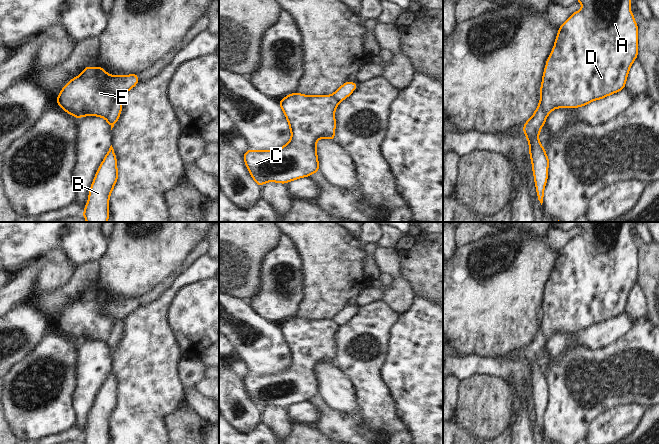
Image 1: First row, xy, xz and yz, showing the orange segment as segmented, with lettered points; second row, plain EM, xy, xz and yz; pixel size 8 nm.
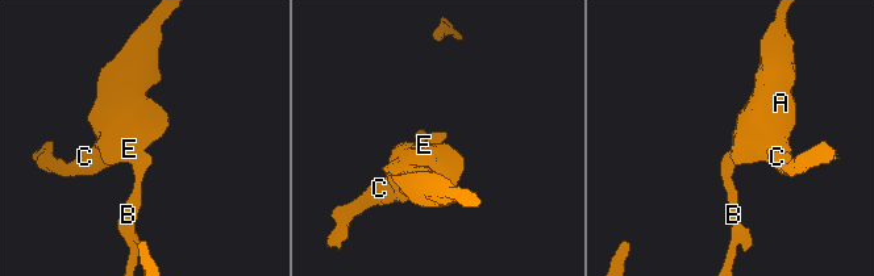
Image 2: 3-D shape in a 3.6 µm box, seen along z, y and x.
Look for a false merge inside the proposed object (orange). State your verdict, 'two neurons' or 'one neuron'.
two neurons

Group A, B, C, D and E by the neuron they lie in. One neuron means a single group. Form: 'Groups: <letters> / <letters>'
Groups: A C D E / B

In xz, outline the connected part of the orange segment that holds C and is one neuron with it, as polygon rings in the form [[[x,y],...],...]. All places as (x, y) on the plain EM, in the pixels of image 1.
[[[294,316],[279,325],[288,345],[291,363],[283,371],[273,374],[249,373],[243,378],[245,390],[260,411],[267,406],[286,408],[319,396],[316,366],[322,362],[335,364],[335,334],[339,326],[331,319],[308,320]]]

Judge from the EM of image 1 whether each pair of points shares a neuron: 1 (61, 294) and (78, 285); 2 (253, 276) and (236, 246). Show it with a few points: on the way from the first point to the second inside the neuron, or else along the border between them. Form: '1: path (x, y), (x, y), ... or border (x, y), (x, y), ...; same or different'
1: path (65, 294), (74, 287); same
2: path (246, 269), (236, 259), (236, 253); same

